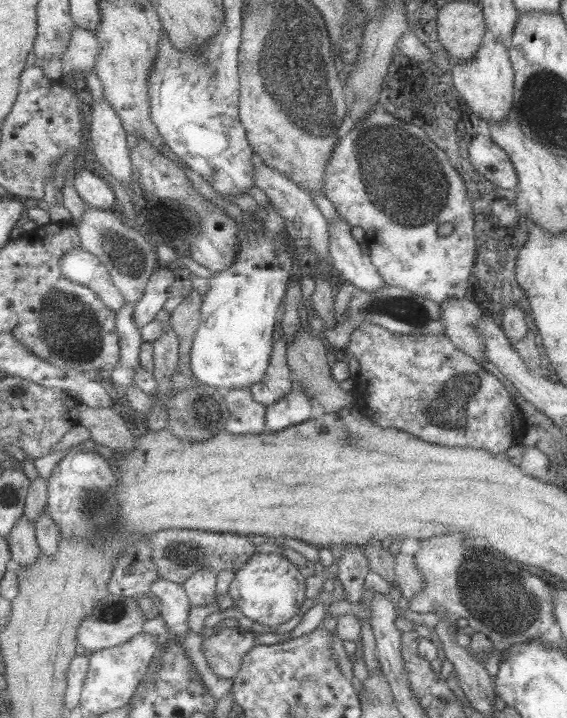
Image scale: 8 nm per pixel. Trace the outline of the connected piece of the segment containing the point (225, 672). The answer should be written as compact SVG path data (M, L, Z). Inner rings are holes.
M225 627L204 640L203 651L214 674L236 678L242 670L245 656L256 647L255 631L243 627Z

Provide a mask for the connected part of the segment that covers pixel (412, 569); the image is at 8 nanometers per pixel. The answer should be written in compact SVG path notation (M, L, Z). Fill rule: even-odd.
M399 553L397 556L397 575L402 596L414 600L427 589L426 575L420 570L415 555Z

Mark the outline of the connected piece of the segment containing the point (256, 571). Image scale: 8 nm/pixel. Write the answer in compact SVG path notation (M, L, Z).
M283 552L258 553L237 572L230 594L247 618L260 625L278 628L302 612L308 600L306 578L302 570L290 558L286 558Z

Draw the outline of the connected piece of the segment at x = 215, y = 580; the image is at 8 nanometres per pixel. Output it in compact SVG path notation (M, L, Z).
M204 567L190 577L185 587L193 606L212 605L219 596L219 573Z

